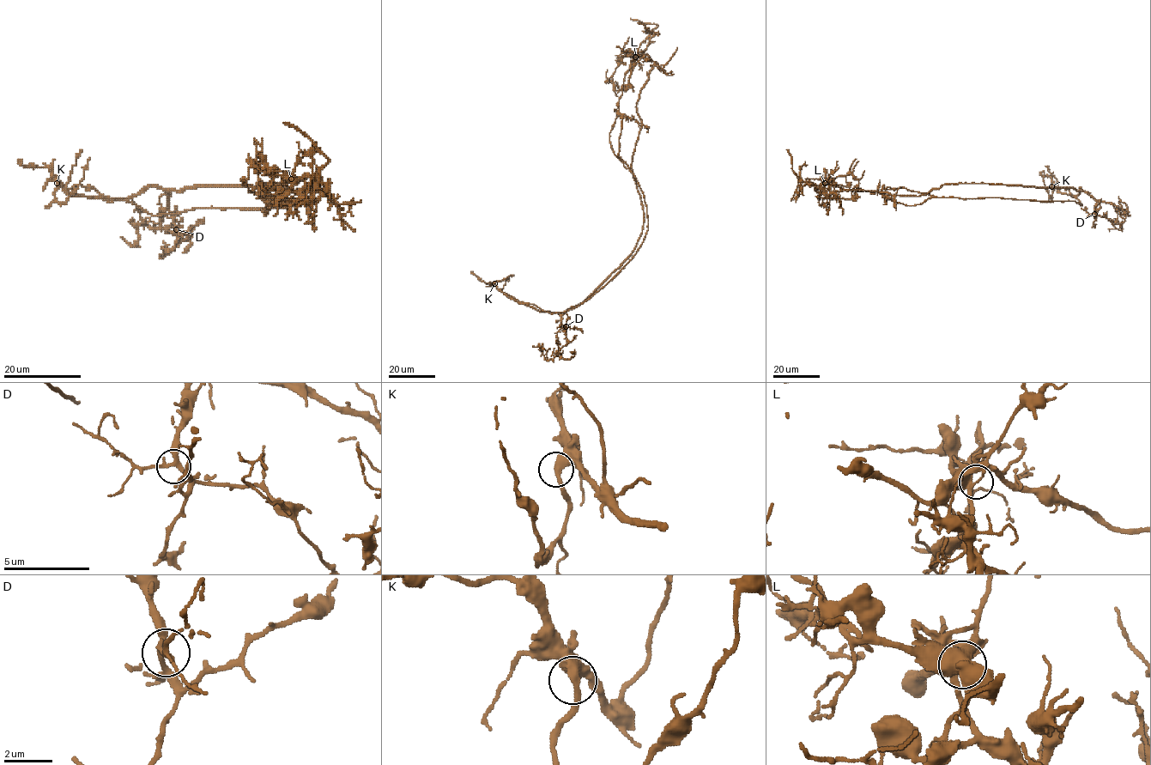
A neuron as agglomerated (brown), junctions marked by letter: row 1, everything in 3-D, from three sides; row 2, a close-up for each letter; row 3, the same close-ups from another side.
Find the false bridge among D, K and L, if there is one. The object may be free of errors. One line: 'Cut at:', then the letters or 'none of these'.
Cut at: L

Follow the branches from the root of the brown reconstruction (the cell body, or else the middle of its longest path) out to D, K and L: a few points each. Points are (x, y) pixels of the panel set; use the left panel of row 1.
D: (305, 179), (257, 186), (191, 186), (170, 191), (168, 210), (176, 229)
K: (305, 179), (257, 186), (191, 186), (181, 190), (162, 190), (147, 185), (124, 198), (74, 196), (57, 183)
L: (305, 179), (288, 180), (285, 187), (287, 197), (300, 197), (298, 202), (287, 203), (262, 194), (292, 179)

